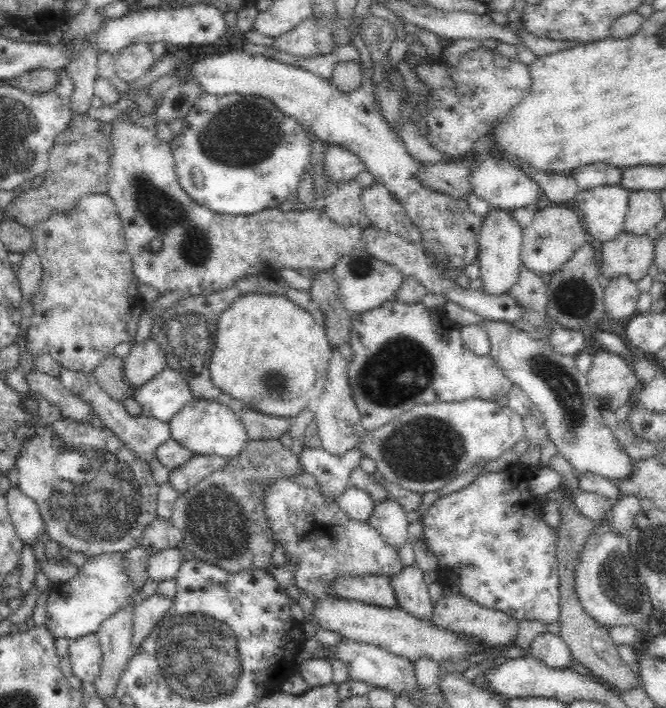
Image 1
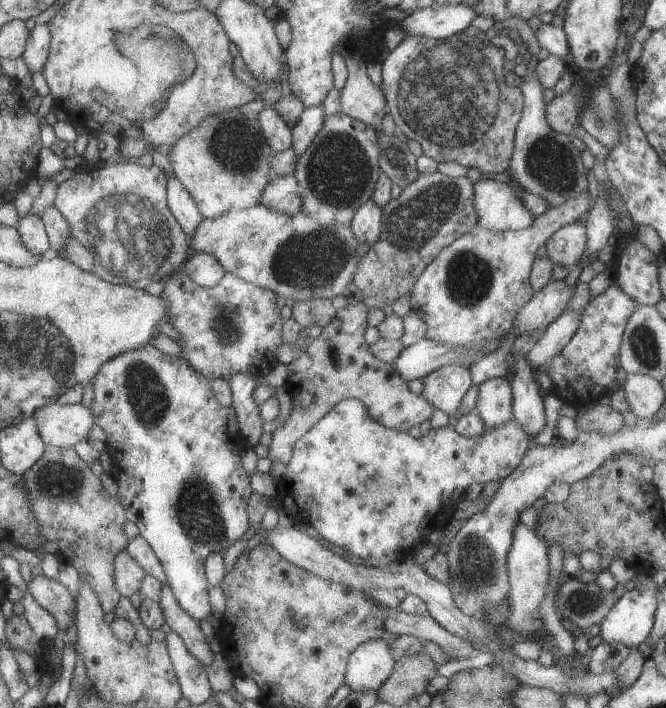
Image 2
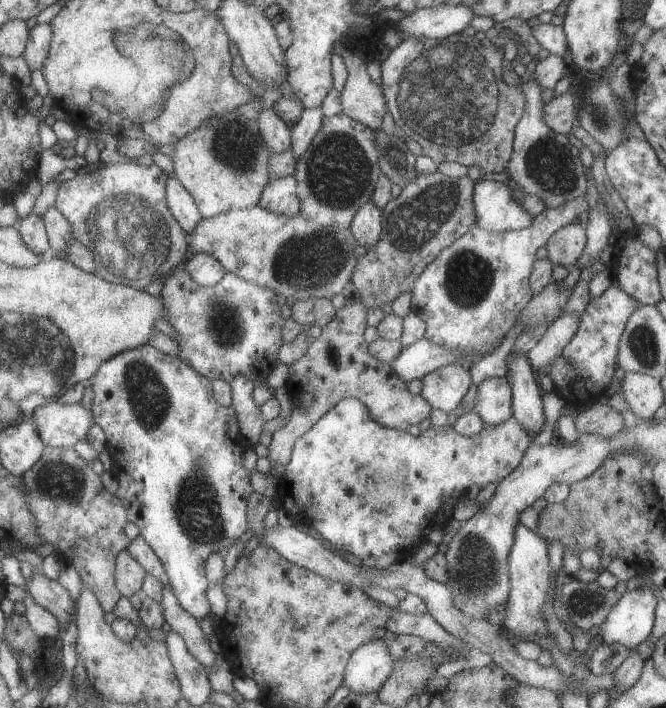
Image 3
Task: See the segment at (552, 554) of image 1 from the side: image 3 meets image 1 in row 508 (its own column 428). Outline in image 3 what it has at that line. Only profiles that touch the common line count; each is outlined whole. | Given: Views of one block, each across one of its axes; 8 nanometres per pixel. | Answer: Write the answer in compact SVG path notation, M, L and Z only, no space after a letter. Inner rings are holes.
M350 397L338 402L334 408L323 414L323 417L310 427L310 430L302 434L298 440L295 440L290 462L285 466L285 471L280 478L281 492L278 499L289 516L314 528L321 534L321 540L324 540L329 546L333 544L338 549L355 554L363 561L362 566L364 567L382 570L400 560L412 557L424 543L428 542L428 535L432 530L438 526L445 527L453 518L454 506L458 501L465 498L466 492L472 484L476 484L482 489L487 484L496 484L496 482L499 483L503 478L506 478L506 475L509 475L520 464L531 441L531 436L514 418L514 415L496 426L485 425L479 434L473 437L458 434L454 427L449 424L439 427L431 426L418 436L413 436L406 431L391 429L378 424L371 417L363 402L360 402L356 397Z

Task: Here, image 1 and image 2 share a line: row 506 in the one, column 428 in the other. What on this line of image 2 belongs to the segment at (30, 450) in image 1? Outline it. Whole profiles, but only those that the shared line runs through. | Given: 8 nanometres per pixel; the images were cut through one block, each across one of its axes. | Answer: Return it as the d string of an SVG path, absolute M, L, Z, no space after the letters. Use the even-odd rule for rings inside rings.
M463 32L453 34L452 36L446 37L445 39L429 39L426 38L425 36L411 36L411 37L406 37L404 40L392 51L388 52L387 57L382 61L382 78L383 78L383 84L382 84L382 89L383 93L387 102L387 108L388 108L388 115L393 118L395 122L395 126L398 130L398 132L404 134L408 139L415 140L418 142L418 144L423 148L423 154L426 156L430 156L430 158L433 158L434 161L436 161L438 164L440 162L457 162L458 164L462 164L464 166L467 166L468 168L479 168L480 172L482 174L488 174L492 172L504 172L506 168L509 167L509 162L514 150L514 145L515 145L515 130L517 127L517 124L520 122L521 119L521 114L524 108L524 95L522 92L522 89L520 87L515 87L515 86L510 86L506 84L505 81L505 70L502 67L502 64L504 64L504 49L502 47L495 47L493 44L487 43L486 41L481 41L478 39L476 36L469 36L464 34Z

